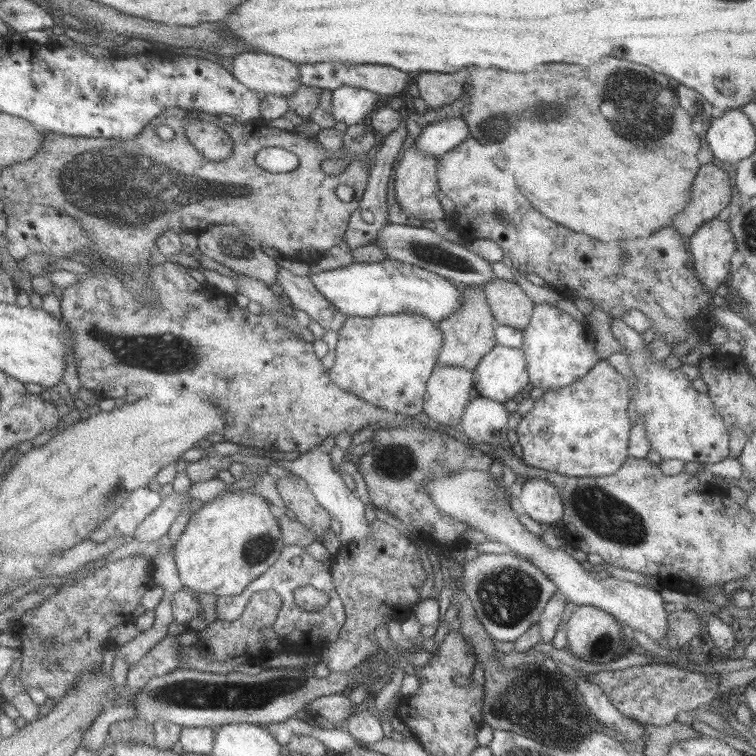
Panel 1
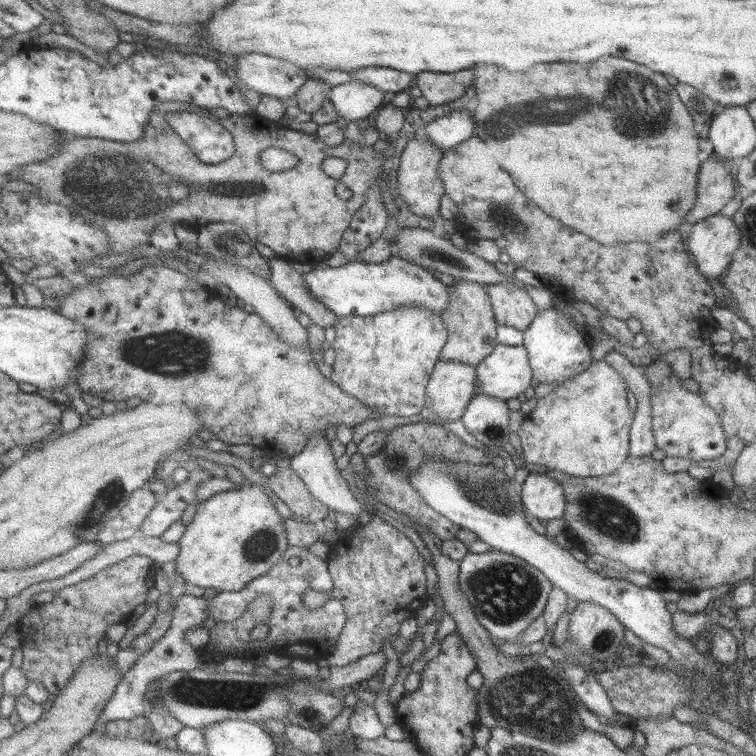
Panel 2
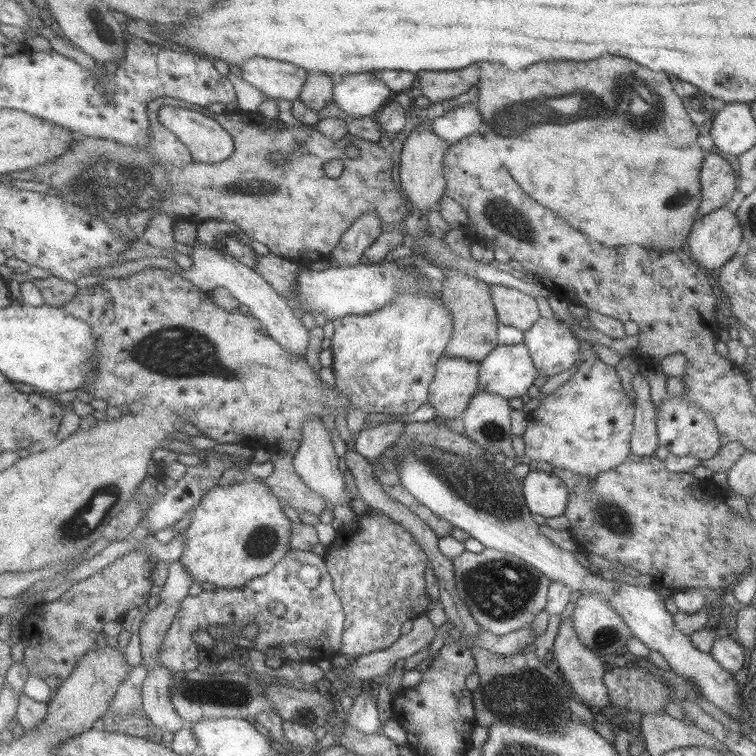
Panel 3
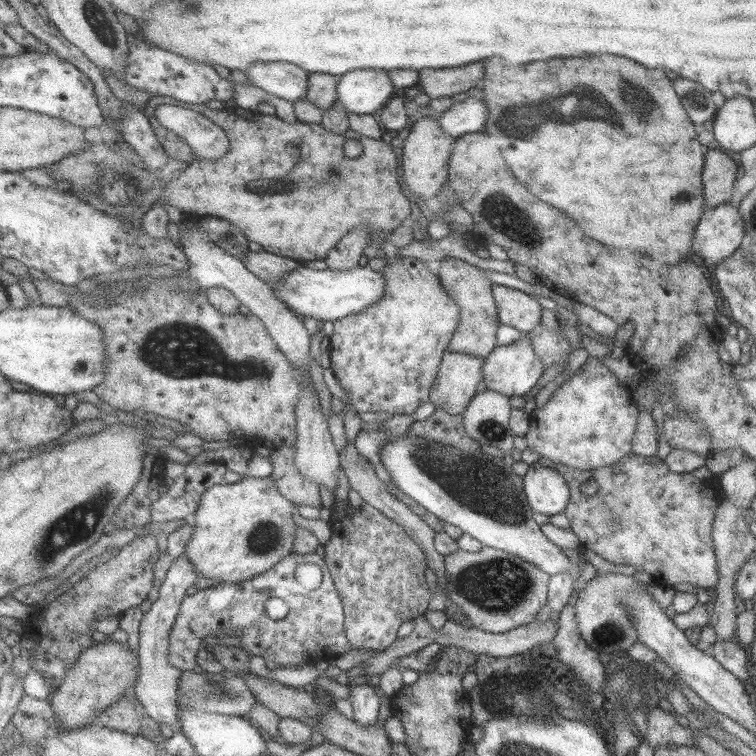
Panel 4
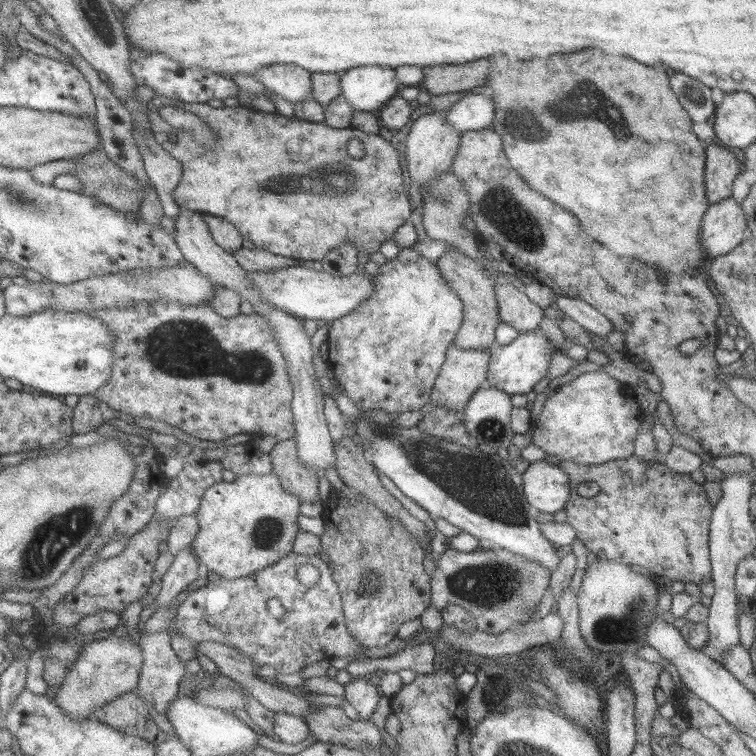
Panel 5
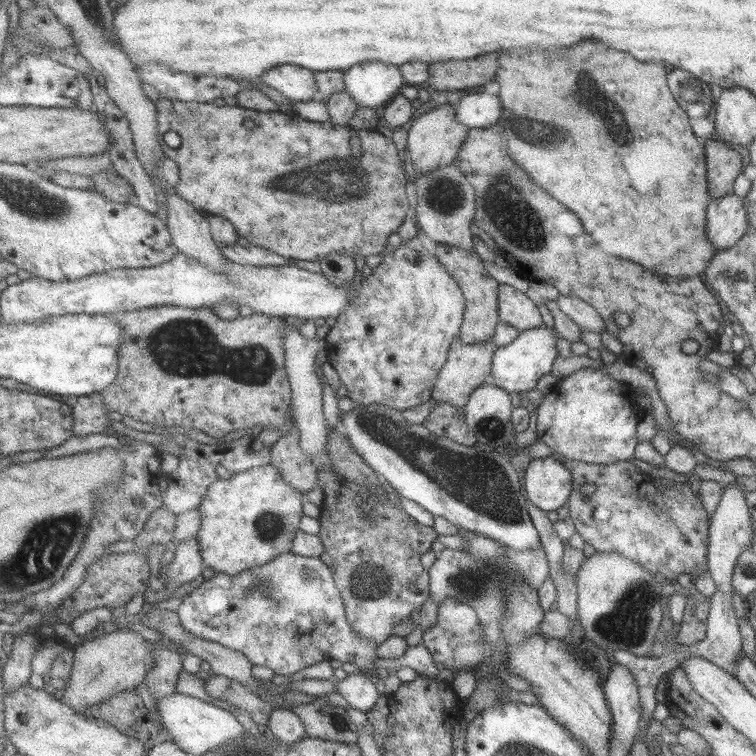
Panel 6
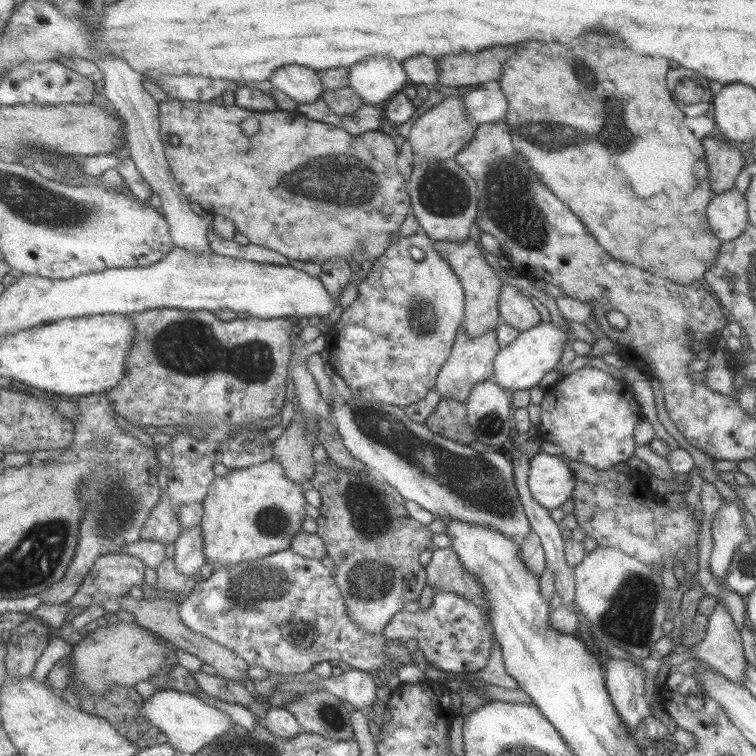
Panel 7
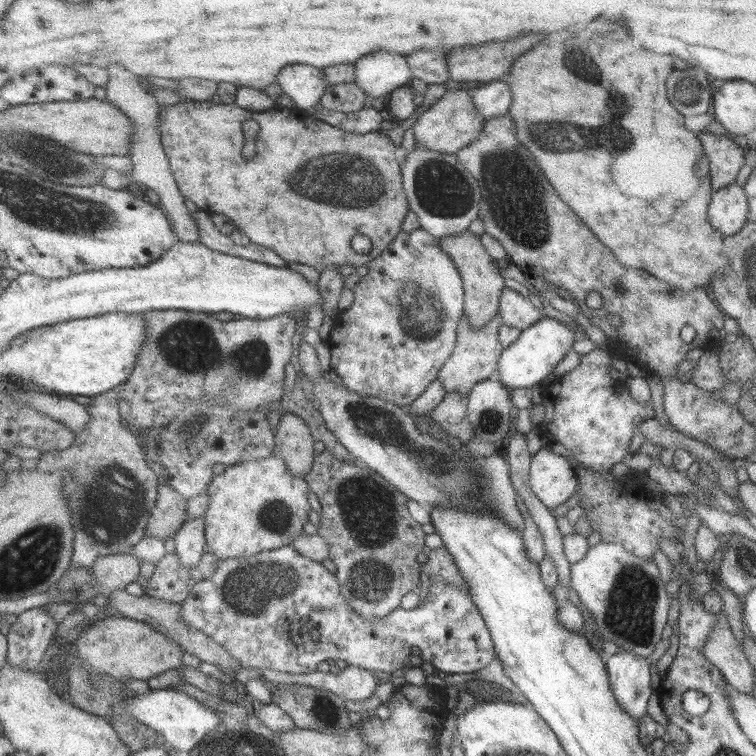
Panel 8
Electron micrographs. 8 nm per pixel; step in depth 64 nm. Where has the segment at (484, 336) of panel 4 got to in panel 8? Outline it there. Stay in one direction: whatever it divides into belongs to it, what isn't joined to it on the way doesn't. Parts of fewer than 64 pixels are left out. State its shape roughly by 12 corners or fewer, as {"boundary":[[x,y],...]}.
{"boundary":[[479,235],[440,239],[466,289],[475,330],[497,315],[503,278]]}

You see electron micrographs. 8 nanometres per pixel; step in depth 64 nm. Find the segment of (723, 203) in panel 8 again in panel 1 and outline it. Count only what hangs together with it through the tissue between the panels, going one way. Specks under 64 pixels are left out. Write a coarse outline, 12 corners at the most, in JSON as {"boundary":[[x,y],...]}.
{"boundary":[[730,225],[697,226],[687,246],[699,284],[715,296],[736,250]]}

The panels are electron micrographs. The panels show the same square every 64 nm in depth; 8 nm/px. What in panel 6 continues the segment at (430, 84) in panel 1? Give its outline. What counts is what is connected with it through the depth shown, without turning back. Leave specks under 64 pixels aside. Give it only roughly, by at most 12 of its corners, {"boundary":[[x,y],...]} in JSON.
{"boundary":[[499,52],[430,65],[437,90],[491,87]]}

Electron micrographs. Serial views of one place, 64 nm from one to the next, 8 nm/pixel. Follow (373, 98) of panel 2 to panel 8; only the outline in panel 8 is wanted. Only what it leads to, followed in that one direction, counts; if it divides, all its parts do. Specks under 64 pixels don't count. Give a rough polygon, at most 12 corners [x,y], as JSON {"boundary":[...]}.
{"boundary":[[371,52],[354,80],[370,98],[409,84],[406,54]]}

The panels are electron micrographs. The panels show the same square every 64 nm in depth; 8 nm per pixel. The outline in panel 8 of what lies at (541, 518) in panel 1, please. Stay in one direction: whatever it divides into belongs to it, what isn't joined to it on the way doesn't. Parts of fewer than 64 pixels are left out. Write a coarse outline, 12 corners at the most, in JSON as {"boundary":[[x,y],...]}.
{"boundary":[[544,447],[530,455],[533,494],[561,510],[578,485],[565,457]]}

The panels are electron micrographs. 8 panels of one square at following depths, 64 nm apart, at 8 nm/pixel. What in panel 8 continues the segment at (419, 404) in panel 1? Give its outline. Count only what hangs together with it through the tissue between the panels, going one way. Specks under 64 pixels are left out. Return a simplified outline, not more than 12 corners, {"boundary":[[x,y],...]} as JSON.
{"boundary":[[403,230],[327,340],[351,392],[411,406],[458,347],[466,289]]}

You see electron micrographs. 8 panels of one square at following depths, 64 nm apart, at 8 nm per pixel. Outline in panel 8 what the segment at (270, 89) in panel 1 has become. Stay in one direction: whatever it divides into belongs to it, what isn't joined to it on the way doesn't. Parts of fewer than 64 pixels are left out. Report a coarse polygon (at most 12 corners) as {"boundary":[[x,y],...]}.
{"boundary":[[292,64],[280,72],[285,98],[309,111],[332,85],[324,69]]}

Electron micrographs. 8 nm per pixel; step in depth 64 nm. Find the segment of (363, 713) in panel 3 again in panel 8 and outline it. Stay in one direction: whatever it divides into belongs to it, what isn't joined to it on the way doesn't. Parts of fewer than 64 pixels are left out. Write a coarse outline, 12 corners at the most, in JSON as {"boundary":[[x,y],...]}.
{"boundary":[[348,665],[319,682],[345,700],[367,700],[383,677]]}

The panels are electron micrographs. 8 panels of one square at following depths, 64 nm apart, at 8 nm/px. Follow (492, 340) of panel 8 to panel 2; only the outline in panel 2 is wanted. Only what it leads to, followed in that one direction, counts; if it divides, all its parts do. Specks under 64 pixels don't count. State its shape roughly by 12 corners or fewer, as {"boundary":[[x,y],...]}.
{"boundary":[[440,360],[426,407],[461,420],[477,391],[477,366]]}

